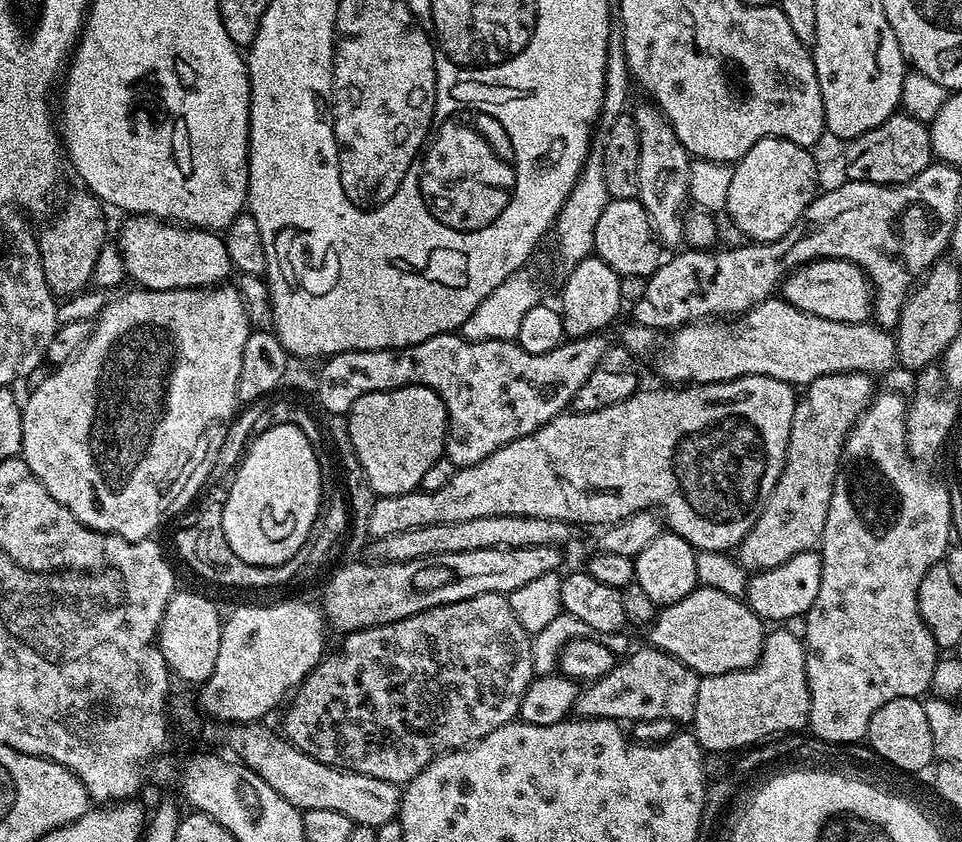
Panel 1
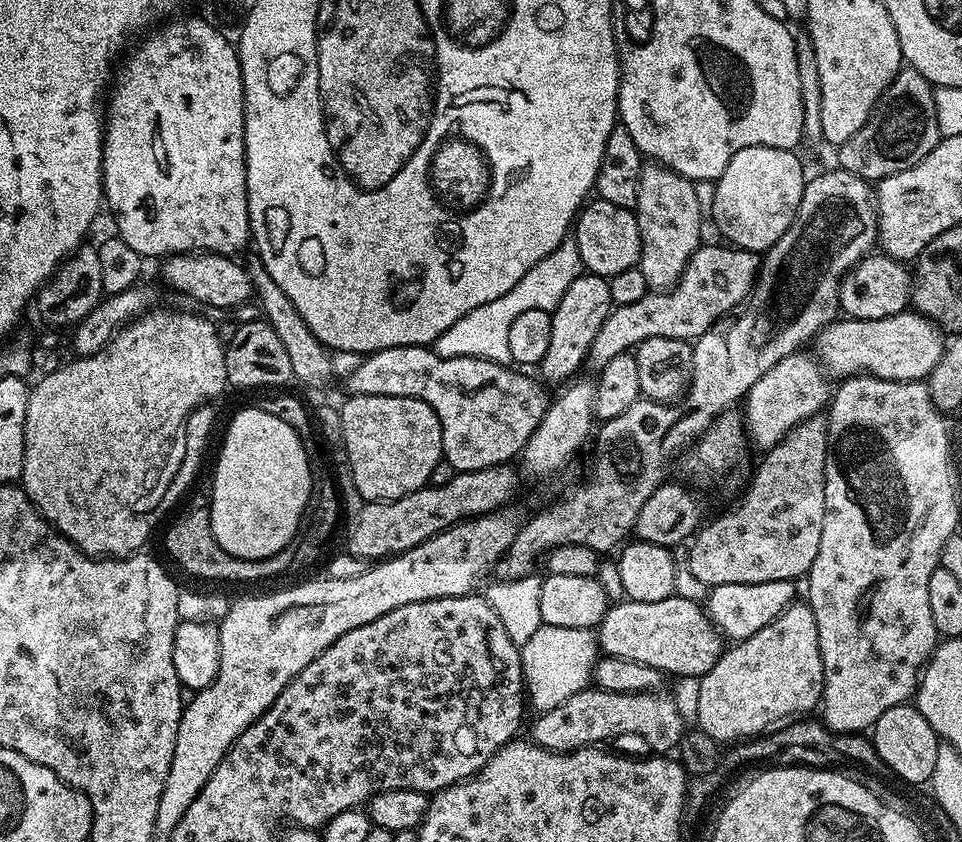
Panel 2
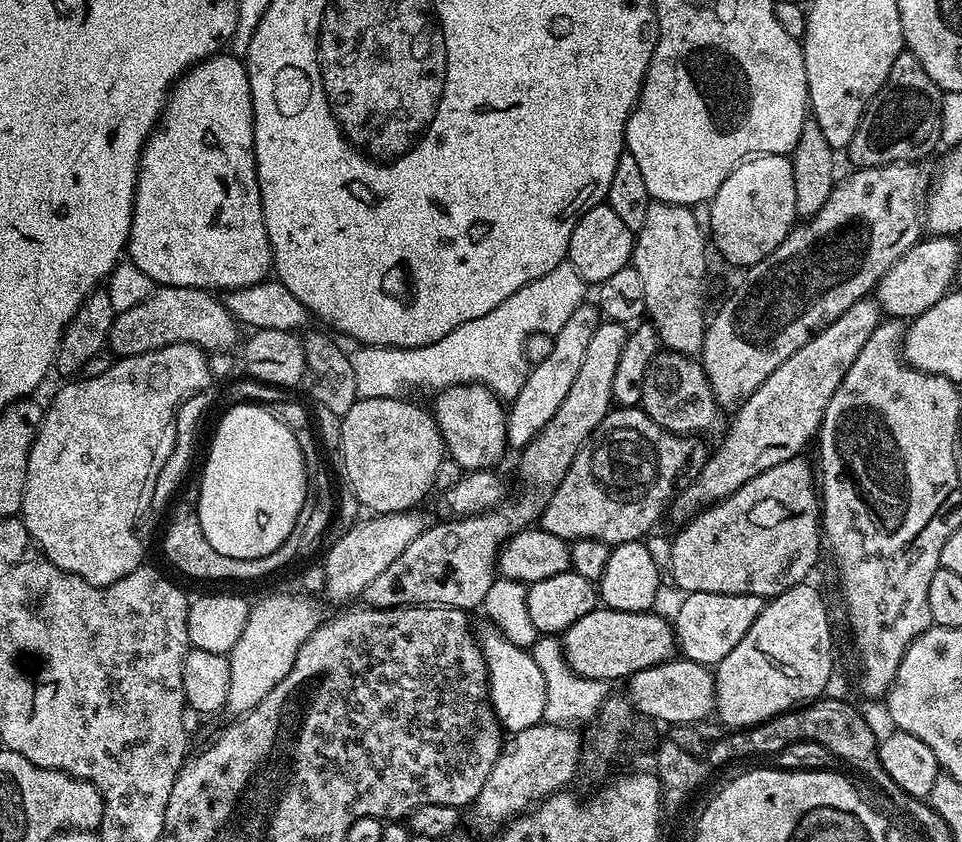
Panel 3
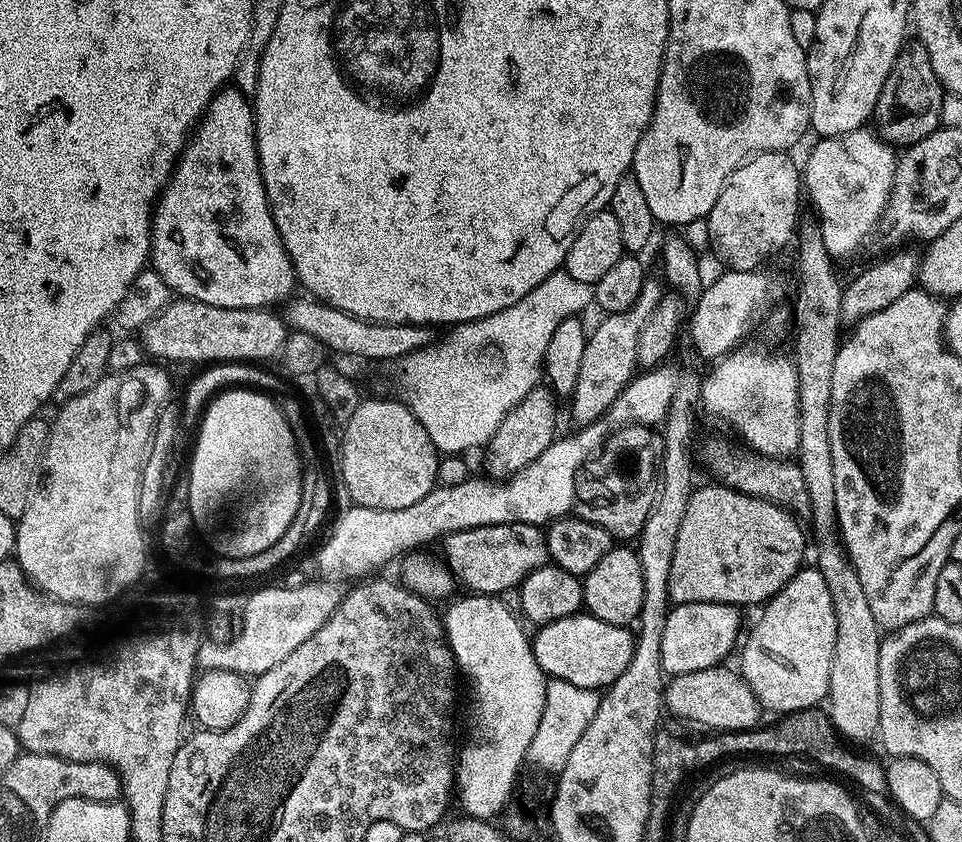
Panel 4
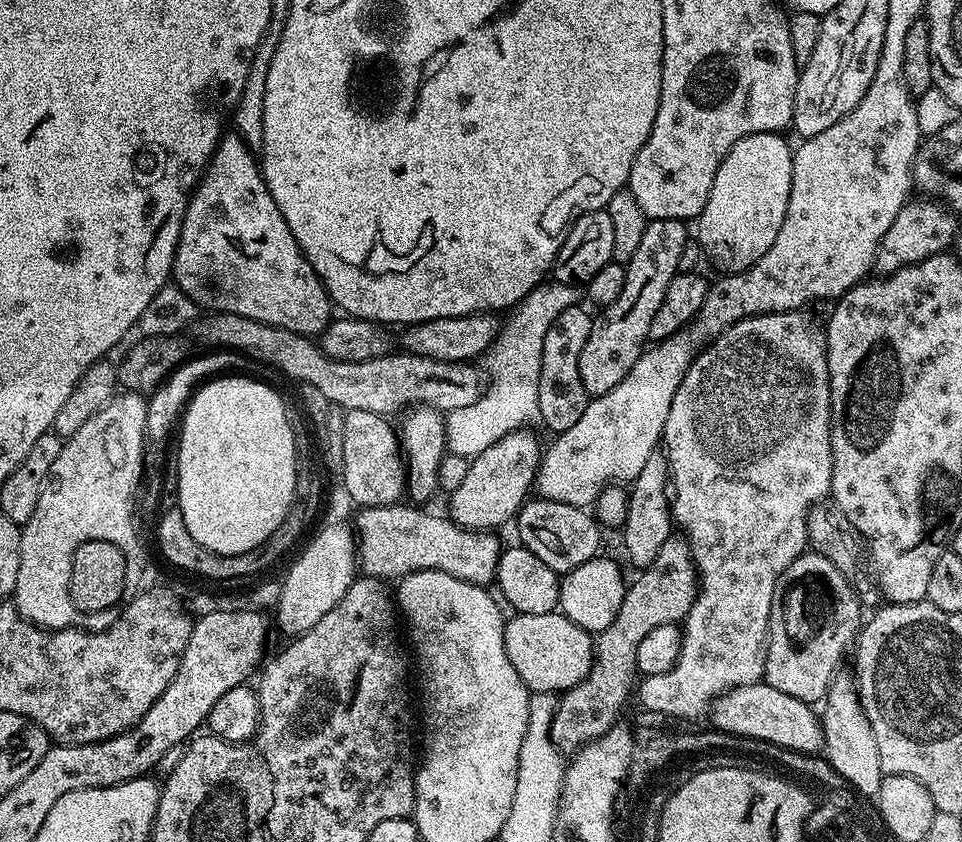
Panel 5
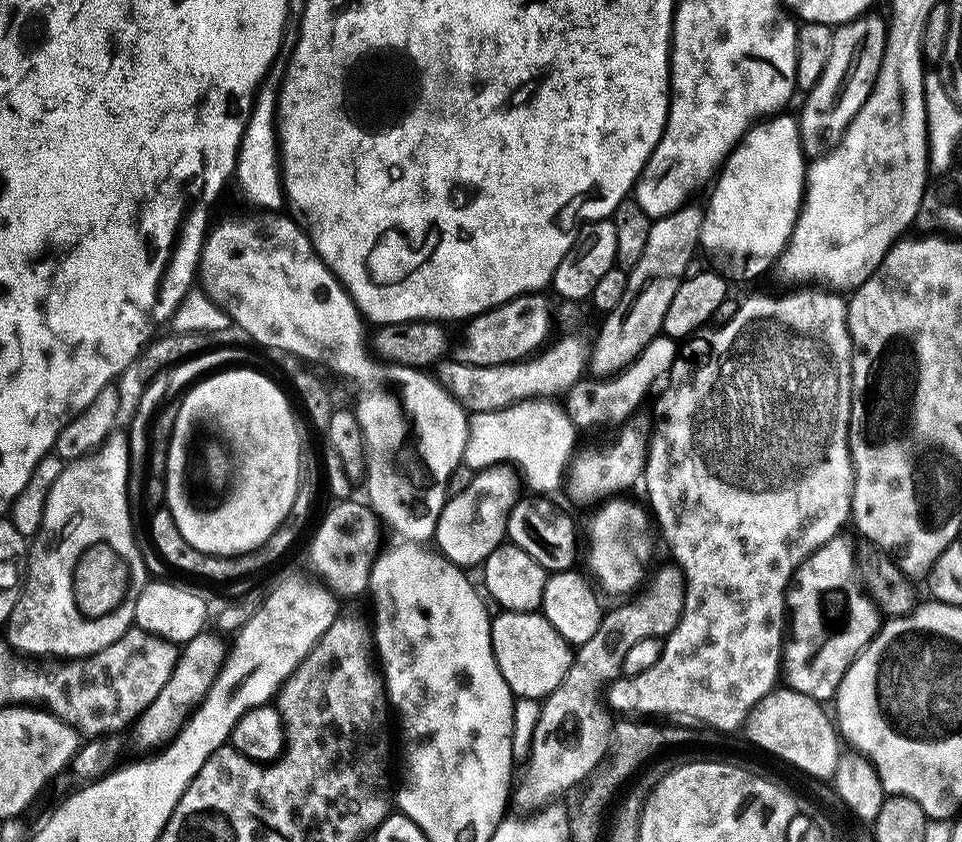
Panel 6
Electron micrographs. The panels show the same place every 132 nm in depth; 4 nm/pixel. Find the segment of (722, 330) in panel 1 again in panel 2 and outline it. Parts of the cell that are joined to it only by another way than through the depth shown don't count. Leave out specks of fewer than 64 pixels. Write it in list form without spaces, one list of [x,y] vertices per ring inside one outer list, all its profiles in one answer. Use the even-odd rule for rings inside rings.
[[[905,310],[873,320],[837,318],[825,325],[814,337],[815,355],[833,377],[877,376],[883,380],[923,381],[938,366],[946,345],[939,324],[915,310]]]

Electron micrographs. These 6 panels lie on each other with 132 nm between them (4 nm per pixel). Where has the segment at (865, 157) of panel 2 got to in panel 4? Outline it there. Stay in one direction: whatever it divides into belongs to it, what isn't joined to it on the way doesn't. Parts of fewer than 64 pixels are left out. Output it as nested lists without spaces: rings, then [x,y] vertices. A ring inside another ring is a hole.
[[[919,42],[905,43],[876,100],[875,131],[885,144],[911,146],[918,143],[941,127],[940,115],[945,95],[926,46]]]

